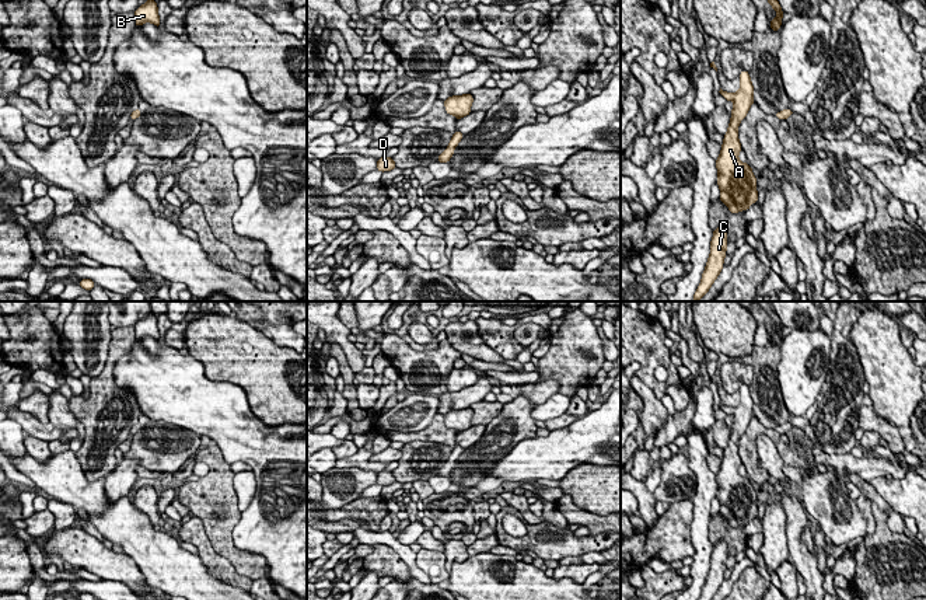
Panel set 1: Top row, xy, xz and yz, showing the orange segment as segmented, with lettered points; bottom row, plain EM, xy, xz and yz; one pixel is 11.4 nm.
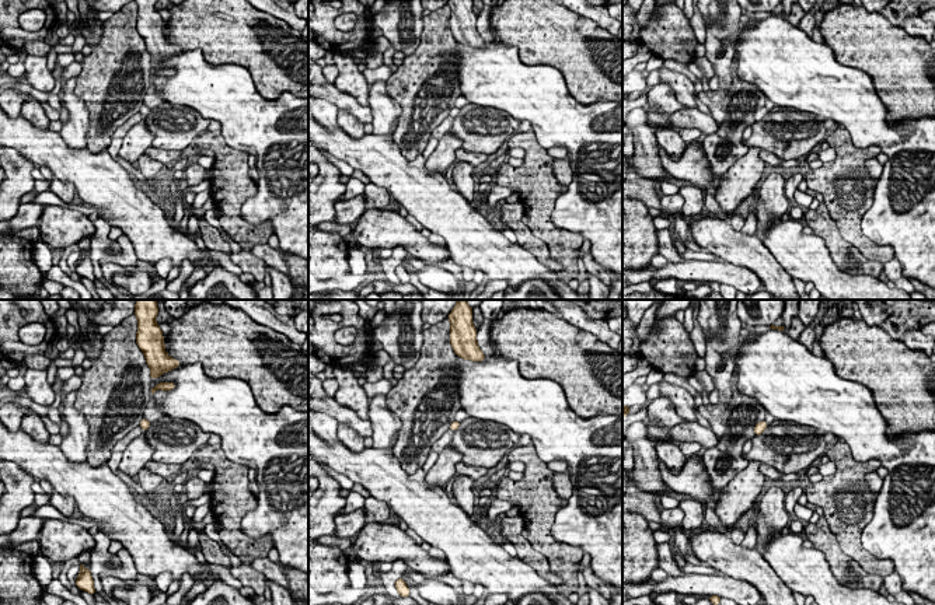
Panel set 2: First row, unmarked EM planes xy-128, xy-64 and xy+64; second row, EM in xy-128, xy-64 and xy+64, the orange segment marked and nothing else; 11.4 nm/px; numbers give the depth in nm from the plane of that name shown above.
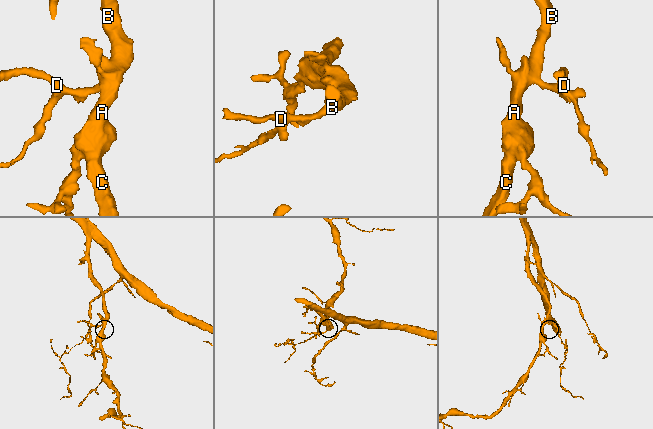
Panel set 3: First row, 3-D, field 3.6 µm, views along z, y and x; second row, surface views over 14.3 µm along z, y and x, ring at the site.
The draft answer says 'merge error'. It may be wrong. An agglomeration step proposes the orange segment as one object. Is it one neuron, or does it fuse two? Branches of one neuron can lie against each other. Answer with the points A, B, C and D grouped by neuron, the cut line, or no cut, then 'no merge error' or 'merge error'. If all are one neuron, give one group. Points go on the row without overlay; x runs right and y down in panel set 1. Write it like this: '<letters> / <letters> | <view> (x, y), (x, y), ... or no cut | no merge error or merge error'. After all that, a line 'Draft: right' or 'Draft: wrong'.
A B C D | no cut | no merge error
Draft: wrong

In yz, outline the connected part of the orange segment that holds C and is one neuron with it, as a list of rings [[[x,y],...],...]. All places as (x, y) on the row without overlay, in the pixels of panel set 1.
[[[721,538],[713,545],[713,552],[710,557],[710,569],[706,576],[706,582],[702,587],[702,594],[699,600],[712,600],[713,596],[717,593],[719,587],[724,580],[723,575],[727,568],[727,557],[727,543]]]

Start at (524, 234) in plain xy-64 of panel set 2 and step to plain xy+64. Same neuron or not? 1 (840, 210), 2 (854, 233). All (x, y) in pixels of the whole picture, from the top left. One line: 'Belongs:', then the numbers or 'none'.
Belongs: none

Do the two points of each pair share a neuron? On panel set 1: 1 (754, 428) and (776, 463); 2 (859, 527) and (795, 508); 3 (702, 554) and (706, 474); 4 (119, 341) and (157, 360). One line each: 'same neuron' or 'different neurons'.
1: different neurons
2: different neurons
3: same neuron
4: different neurons

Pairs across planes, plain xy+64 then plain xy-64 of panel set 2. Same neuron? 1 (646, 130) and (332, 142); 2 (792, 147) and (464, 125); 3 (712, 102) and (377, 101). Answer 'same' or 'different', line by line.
1: different
2: same
3: different

